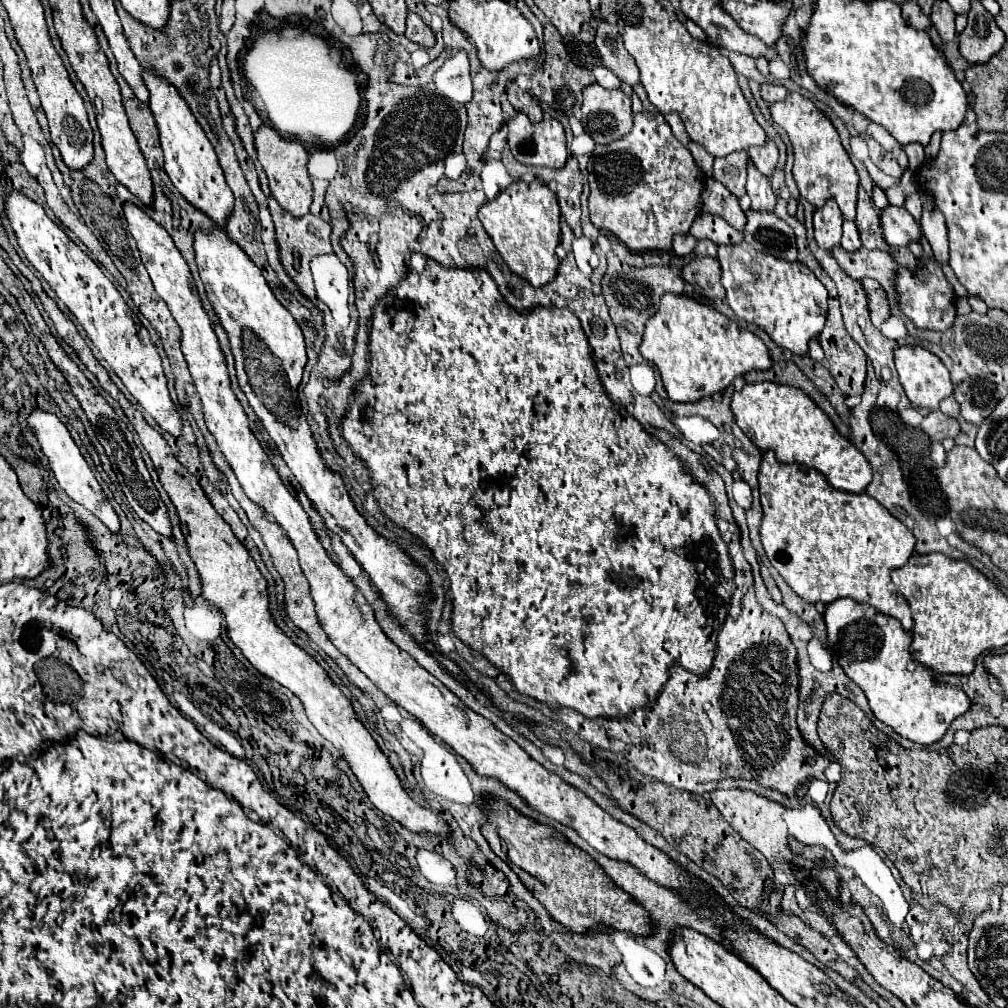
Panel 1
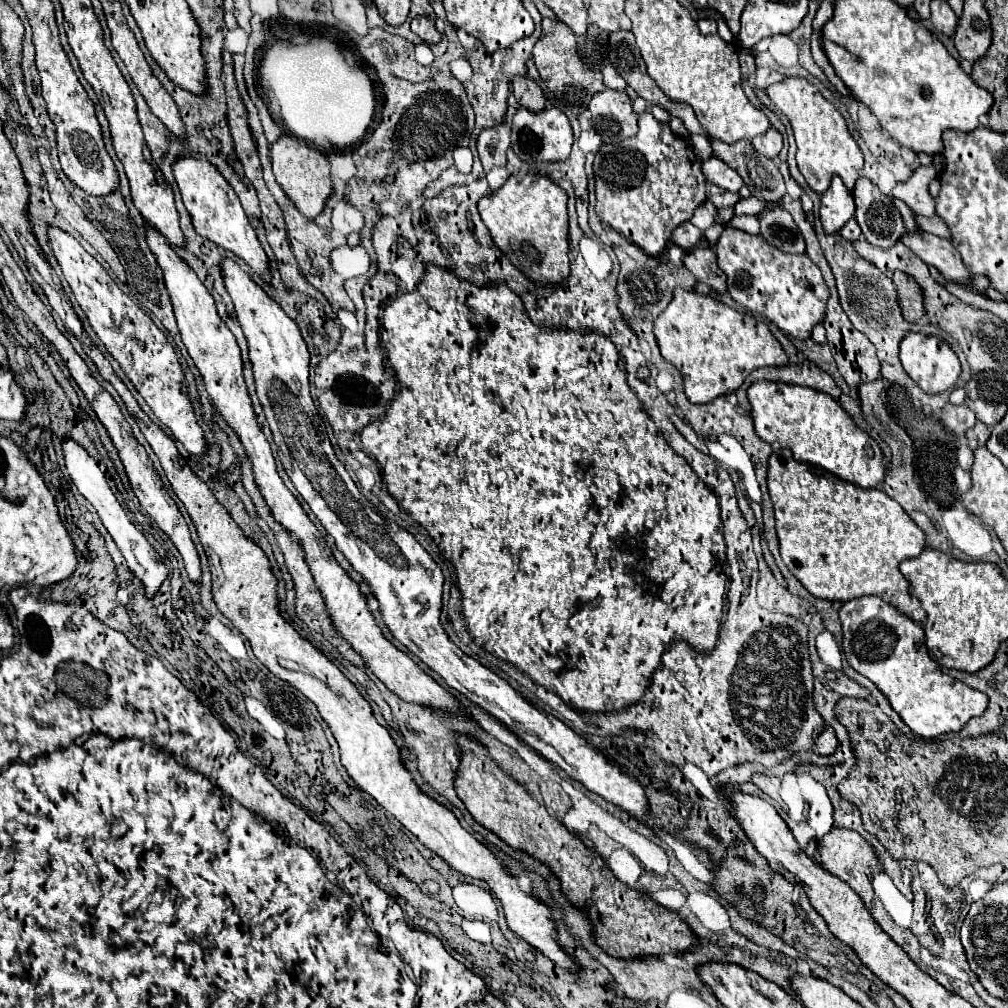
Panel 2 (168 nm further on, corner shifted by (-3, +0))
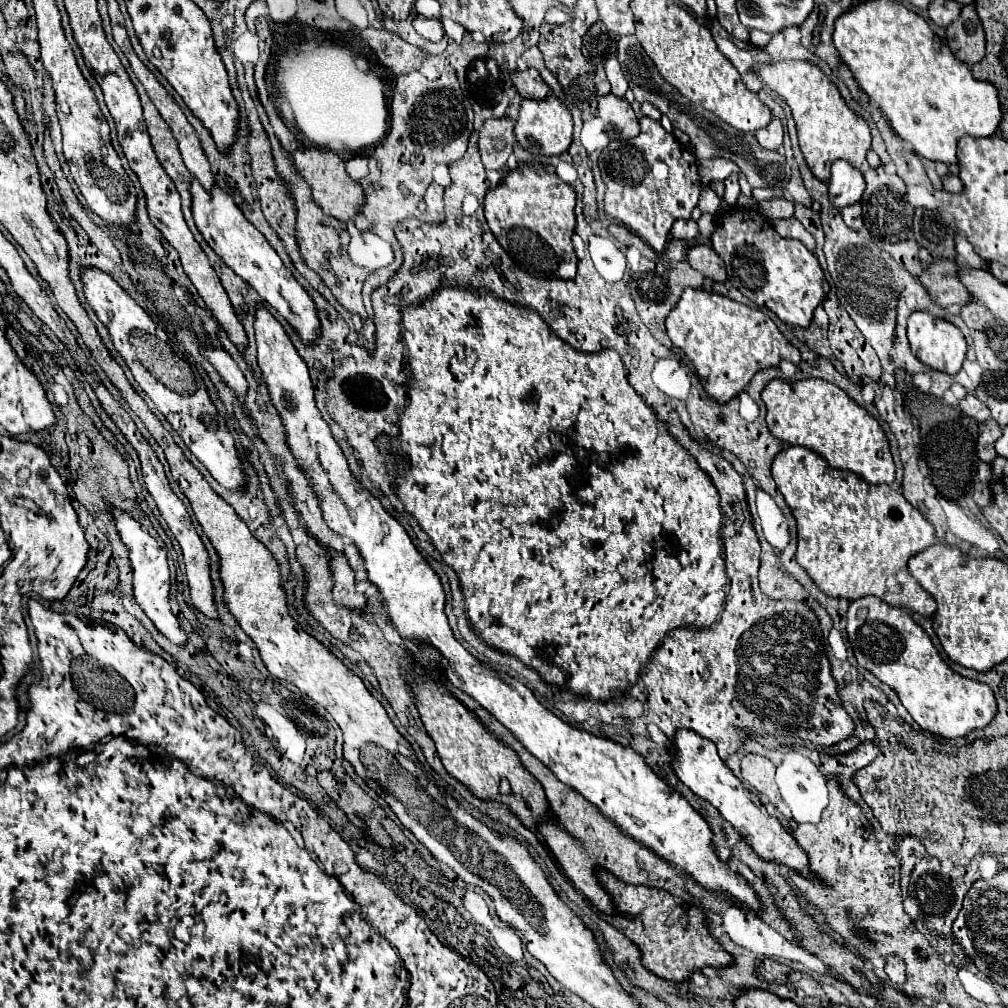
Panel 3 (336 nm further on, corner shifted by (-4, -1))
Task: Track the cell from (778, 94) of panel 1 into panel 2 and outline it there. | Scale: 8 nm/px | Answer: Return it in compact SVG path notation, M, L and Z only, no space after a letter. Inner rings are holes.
M757 68L757 80L755 80L755 86L761 88L761 90L767 90L771 84L775 82L781 82L783 76L775 70L769 70L769 68Z

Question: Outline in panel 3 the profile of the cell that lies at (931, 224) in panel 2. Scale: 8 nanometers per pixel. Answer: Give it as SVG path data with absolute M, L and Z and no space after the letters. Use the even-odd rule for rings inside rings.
M956 235L956 251L958 251L958 263L962 261L964 265L972 267L972 269L984 269L990 273L990 265L982 261L982 257L974 251L974 247L960 235Z

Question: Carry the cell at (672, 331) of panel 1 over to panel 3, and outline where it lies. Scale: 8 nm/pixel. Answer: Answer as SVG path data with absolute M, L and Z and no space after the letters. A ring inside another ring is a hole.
M688 287L682 293L678 305L668 313L666 331L672 343L690 357L708 395L718 403L728 403L744 391L760 369L776 367L782 359L788 359L794 365L800 363L800 351L780 333L764 311L704 289Z

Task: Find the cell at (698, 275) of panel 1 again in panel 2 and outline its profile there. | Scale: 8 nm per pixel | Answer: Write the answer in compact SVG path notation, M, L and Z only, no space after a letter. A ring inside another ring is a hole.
M693 248L683 256L685 268L697 278L697 282L707 284L715 292L727 292L725 274L717 266L717 256L711 248Z

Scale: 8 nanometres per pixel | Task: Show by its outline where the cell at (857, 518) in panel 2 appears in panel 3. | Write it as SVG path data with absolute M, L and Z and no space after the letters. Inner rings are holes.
M800 445L786 447L782 453L776 455L772 463L772 477L778 485L778 491L784 495L788 507L792 509L792 515L796 517L796 561L808 571L808 575L822 593L830 597L844 597L848 601L874 595L888 605L904 607L926 617L932 617L936 613L936 603L932 595L926 593L920 583L910 575L906 563L912 555L938 543L938 539L934 535L932 523L906 501L900 489L890 485L868 485L856 473L834 469L826 465L822 455L816 455L814 451Z

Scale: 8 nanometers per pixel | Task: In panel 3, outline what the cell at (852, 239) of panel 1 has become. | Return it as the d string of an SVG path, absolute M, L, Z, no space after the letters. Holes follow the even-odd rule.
M860 201L852 203L852 205L846 205L842 209L842 217L844 217L844 221L846 221L848 227L860 229L862 227L862 205L860 205Z

